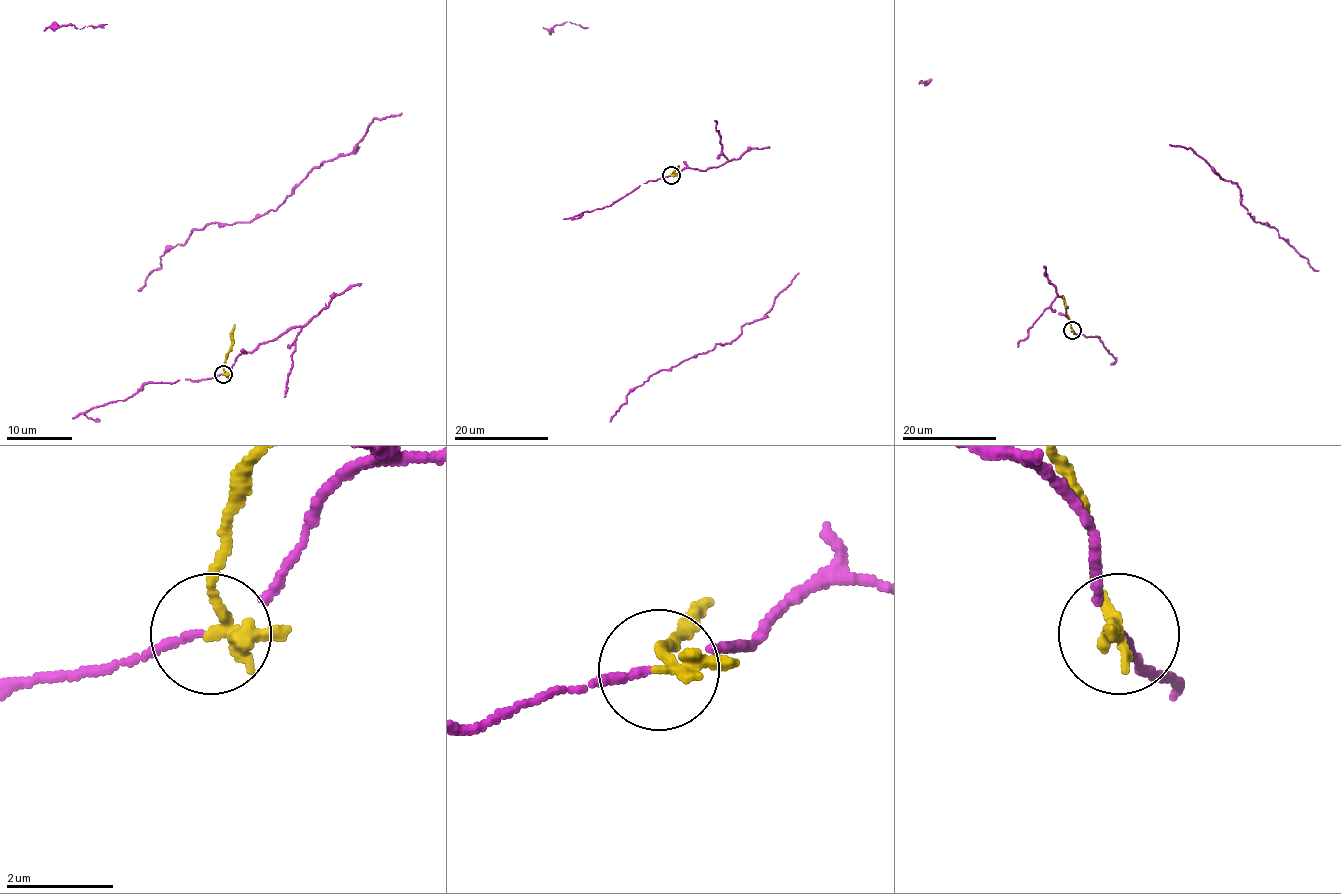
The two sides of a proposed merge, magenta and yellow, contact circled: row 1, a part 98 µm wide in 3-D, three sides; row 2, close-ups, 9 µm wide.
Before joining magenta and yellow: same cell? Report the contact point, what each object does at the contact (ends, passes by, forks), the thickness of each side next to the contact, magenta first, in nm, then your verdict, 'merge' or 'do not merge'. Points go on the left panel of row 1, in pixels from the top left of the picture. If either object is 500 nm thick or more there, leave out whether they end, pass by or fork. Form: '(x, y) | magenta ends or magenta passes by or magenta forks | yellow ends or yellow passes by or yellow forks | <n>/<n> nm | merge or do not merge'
(223, 374) | magenta passes by | yellow passes by | 100/240 nm | do not merge

